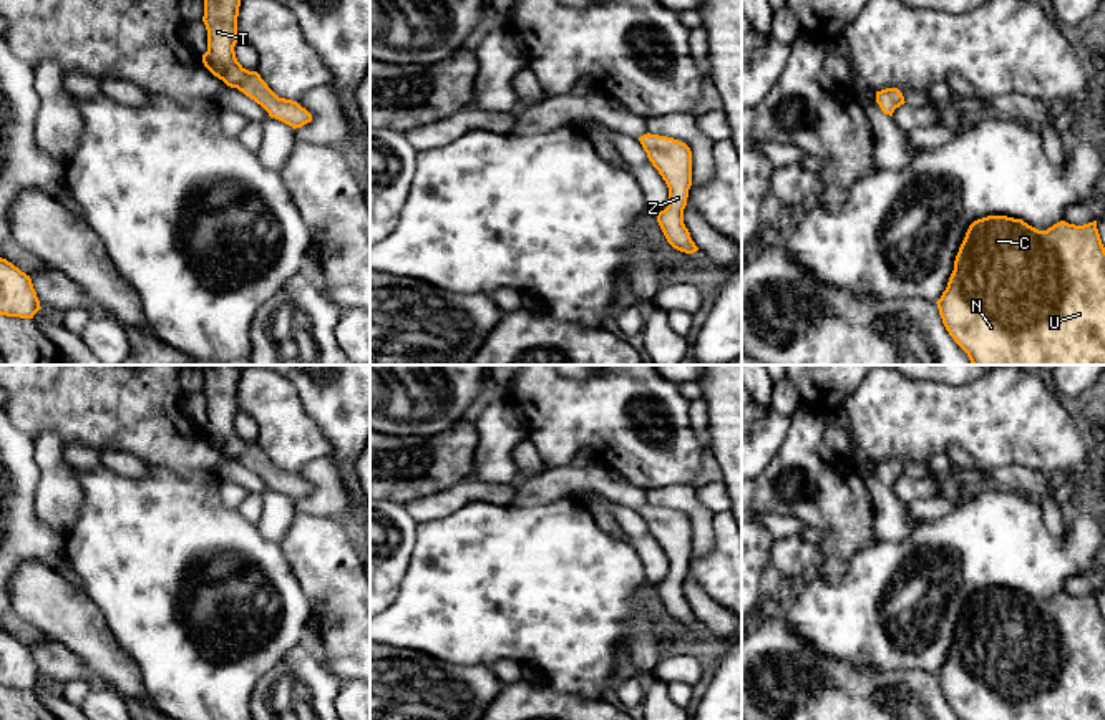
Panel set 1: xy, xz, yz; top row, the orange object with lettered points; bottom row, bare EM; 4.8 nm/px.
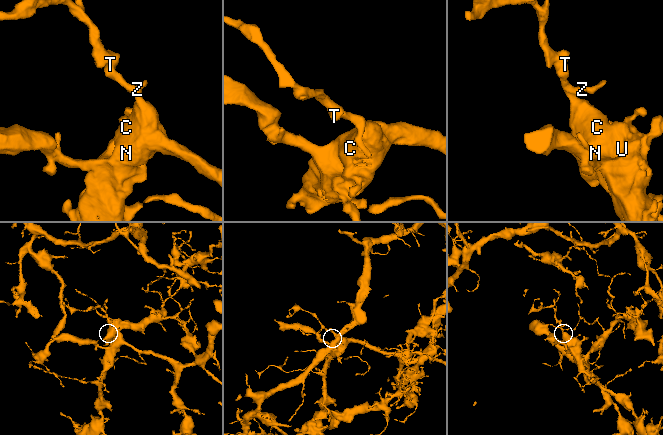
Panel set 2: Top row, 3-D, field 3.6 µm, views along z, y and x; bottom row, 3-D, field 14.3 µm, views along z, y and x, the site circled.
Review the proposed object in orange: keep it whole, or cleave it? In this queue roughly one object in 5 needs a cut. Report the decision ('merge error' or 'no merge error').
no merge error

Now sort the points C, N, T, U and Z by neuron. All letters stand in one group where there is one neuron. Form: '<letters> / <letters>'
C N T U Z

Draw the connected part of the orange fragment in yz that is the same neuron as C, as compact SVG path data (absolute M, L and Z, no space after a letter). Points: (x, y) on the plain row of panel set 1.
M1007 587L974 592L936 675L961 720L1105 720L1105 619L1097 592L1083 597L1060 592L1047 602Z

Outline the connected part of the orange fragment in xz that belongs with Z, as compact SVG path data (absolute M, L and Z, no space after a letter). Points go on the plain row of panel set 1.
M650 504L640 508L639 513L669 559L667 579L657 586L657 594L667 614L680 624L697 624L699 619L684 596L684 581L692 557L690 519L679 511Z

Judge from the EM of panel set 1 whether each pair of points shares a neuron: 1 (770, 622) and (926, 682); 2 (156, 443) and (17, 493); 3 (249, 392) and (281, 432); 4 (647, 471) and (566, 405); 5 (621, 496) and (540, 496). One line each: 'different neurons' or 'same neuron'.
1: same neuron
2: different neurons
3: same neuron
4: same neuron
5: same neuron

